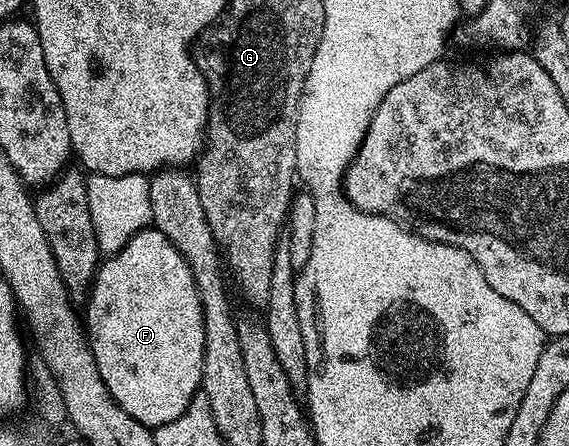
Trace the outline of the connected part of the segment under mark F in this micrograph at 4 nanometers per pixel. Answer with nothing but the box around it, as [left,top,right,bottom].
[83,226,205,430]

